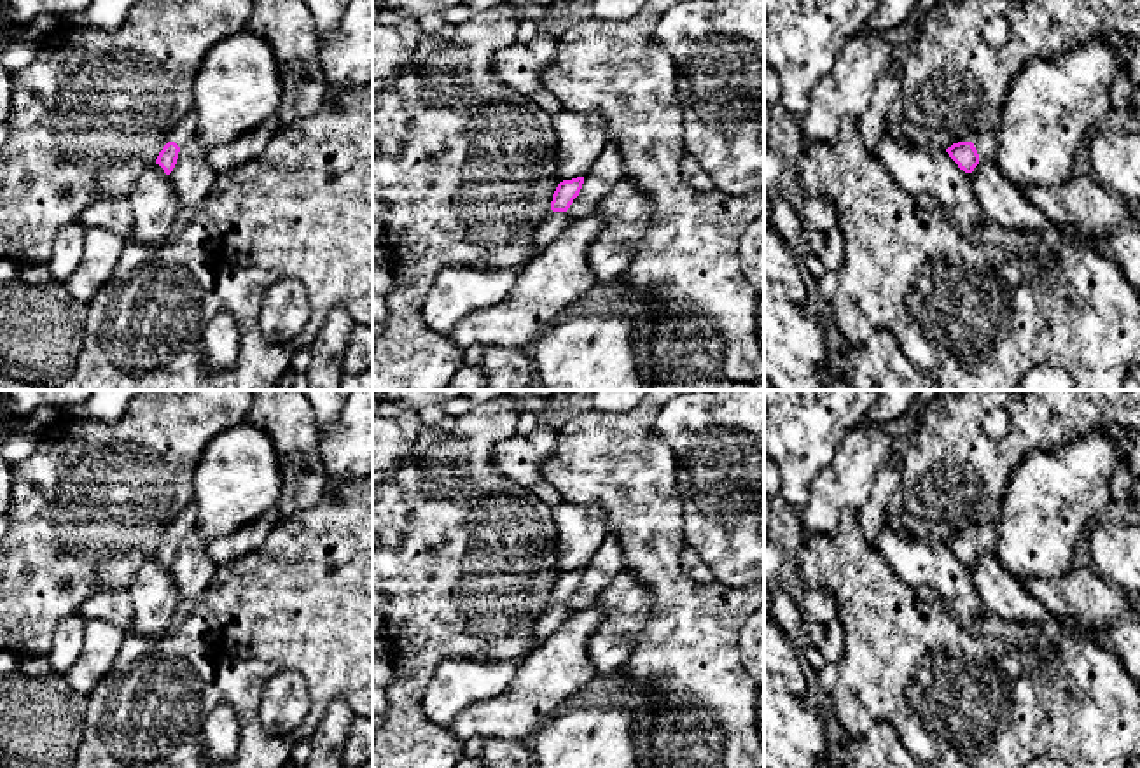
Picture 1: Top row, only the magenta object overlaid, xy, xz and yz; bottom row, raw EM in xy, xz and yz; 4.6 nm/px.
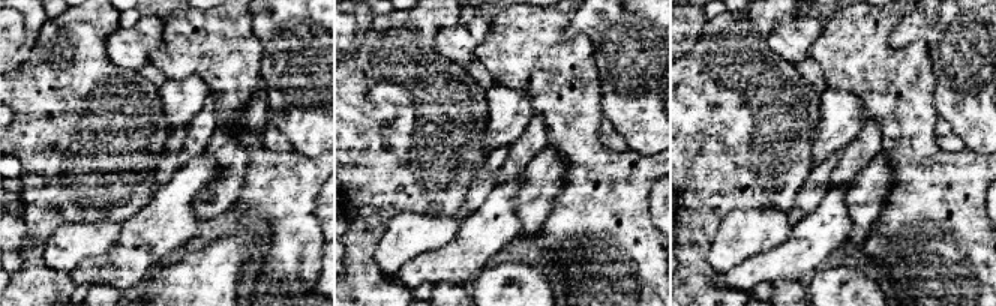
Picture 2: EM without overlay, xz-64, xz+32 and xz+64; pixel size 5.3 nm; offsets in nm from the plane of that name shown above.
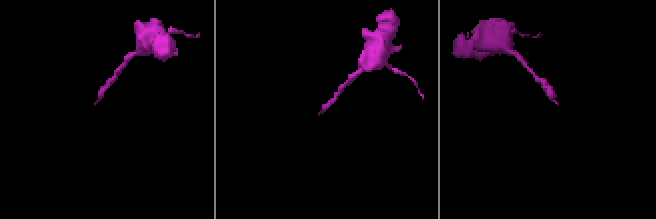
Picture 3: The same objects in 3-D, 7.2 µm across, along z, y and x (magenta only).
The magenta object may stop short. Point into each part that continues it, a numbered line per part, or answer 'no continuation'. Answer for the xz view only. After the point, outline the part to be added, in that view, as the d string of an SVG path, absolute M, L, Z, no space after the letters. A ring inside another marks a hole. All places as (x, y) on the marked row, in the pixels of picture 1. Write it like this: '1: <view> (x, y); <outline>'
1: xz (553, 224); M553 212L533 233L533 255L546 247L570 224L567 212Z

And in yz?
1: yz (985, 142); M977 131L972 143L974 143L979 157L984 157L988 161L995 161L995 157L997 157L997 138L991 131Z

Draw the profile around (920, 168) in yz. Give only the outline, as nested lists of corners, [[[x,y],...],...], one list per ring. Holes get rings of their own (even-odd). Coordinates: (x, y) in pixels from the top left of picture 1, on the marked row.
[[[883,131],[876,157],[907,192],[934,196],[967,234],[981,234],[986,215],[974,192],[972,178],[946,150],[930,143],[899,140]]]

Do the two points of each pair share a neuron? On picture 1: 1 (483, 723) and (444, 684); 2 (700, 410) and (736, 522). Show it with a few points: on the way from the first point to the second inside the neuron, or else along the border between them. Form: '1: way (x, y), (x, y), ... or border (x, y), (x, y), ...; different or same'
1: border (504, 691), (469, 704), (450, 726); different
2: way (728, 438), (735, 445), (736, 494); same

